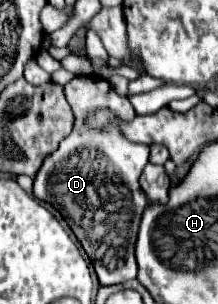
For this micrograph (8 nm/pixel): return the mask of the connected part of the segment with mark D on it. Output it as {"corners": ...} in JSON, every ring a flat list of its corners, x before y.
{"corners":[[74,76,64,86,68,104,74,112,74,130,64,138,54,154,46,158,42,170,34,178,34,196,58,208,82,248,90,256,102,286,120,284,136,278,136,236,142,212,148,202,142,194,138,178,148,164,148,146,124,140,116,130,94,132,86,128,86,114,98,106,116,112,118,118,130,120,136,116,128,98,122,98,112,86,96,76]]}

